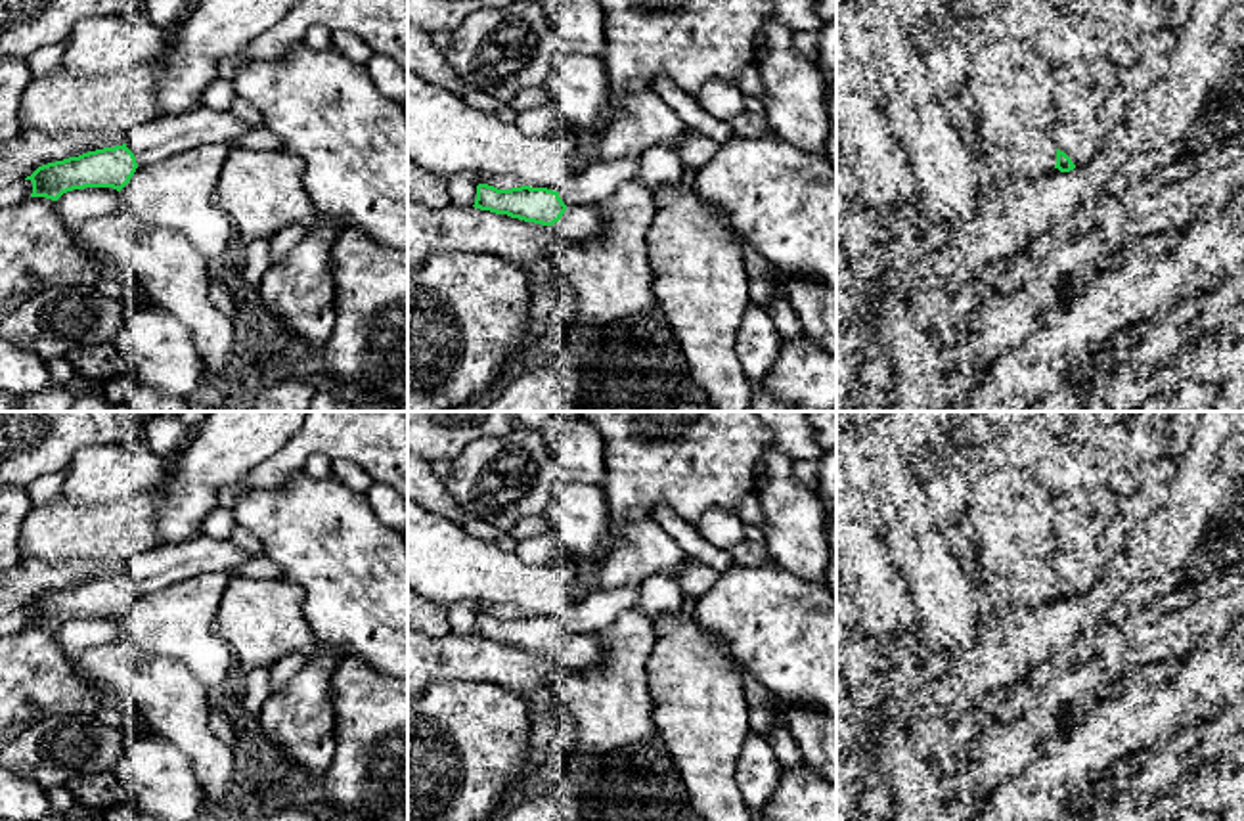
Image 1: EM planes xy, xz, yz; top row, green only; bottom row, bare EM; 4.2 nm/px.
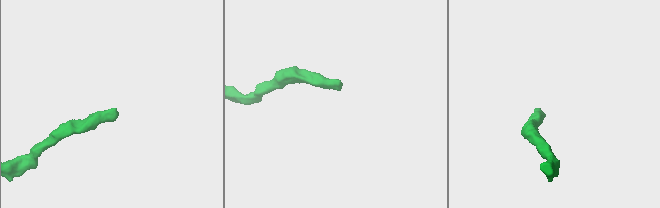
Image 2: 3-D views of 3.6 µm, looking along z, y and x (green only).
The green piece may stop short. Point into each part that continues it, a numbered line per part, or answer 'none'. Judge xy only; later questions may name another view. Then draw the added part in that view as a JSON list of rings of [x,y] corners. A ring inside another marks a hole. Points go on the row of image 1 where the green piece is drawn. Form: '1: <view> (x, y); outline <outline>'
1: xy (163, 136); outline [[[205,105],[176,117],[157,117],[126,134],[126,147],[138,166],[159,163],[167,157],[205,144],[233,144],[253,126],[230,109],[214,111]]]

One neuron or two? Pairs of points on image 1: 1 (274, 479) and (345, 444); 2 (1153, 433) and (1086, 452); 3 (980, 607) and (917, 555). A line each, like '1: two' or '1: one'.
1: one
2: one
3: two

